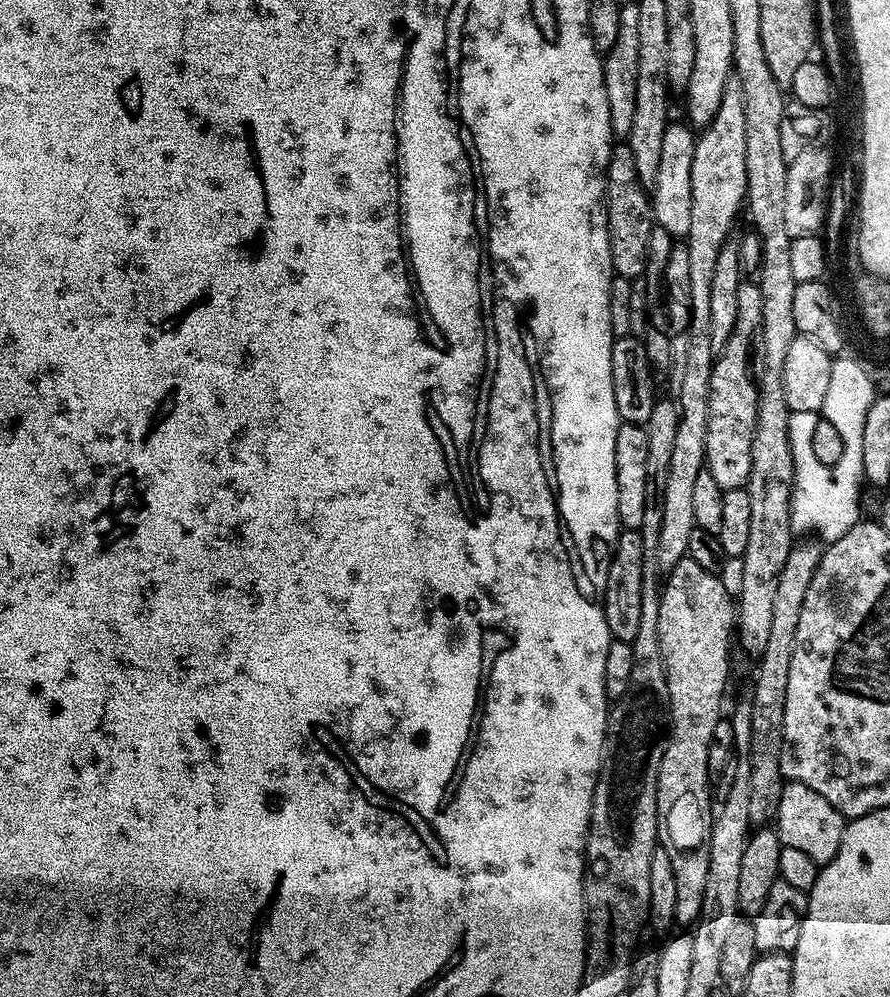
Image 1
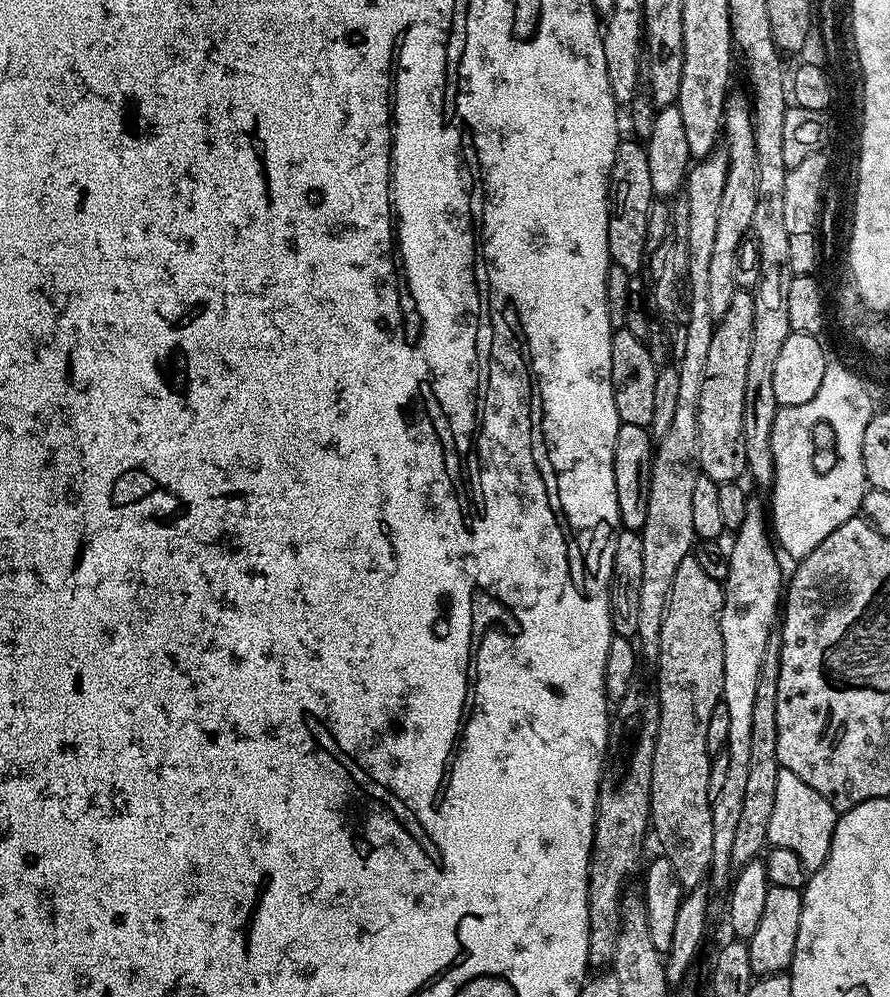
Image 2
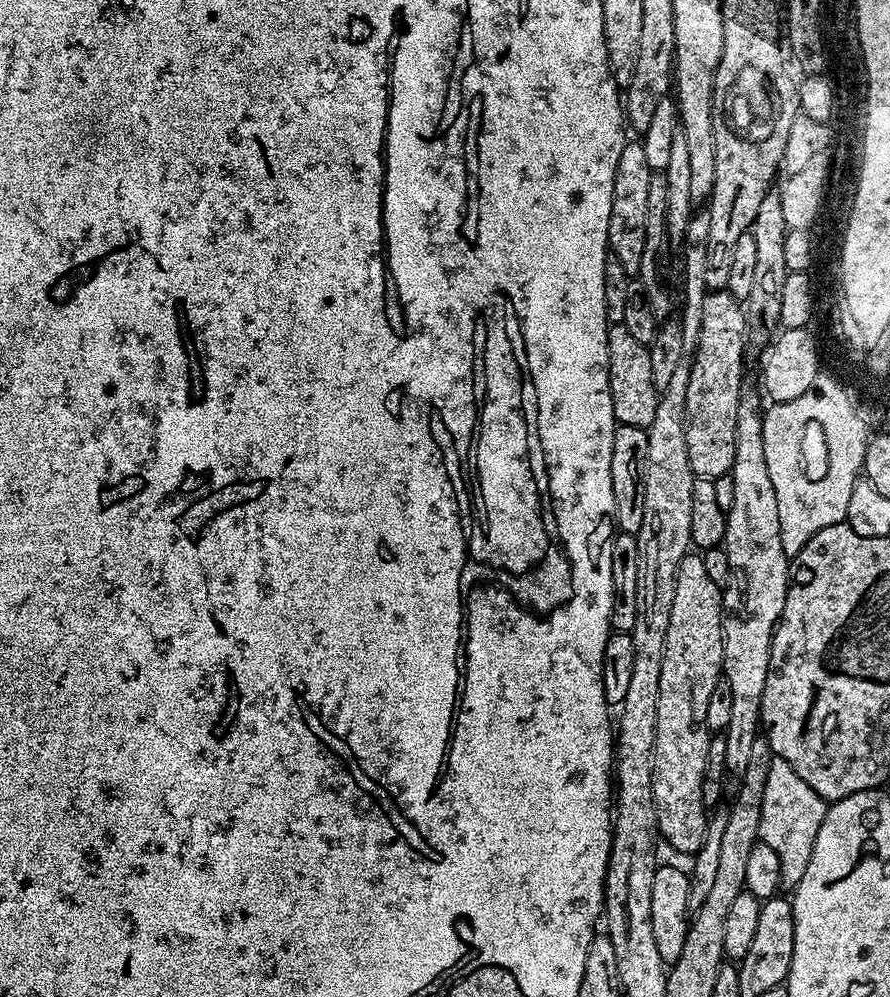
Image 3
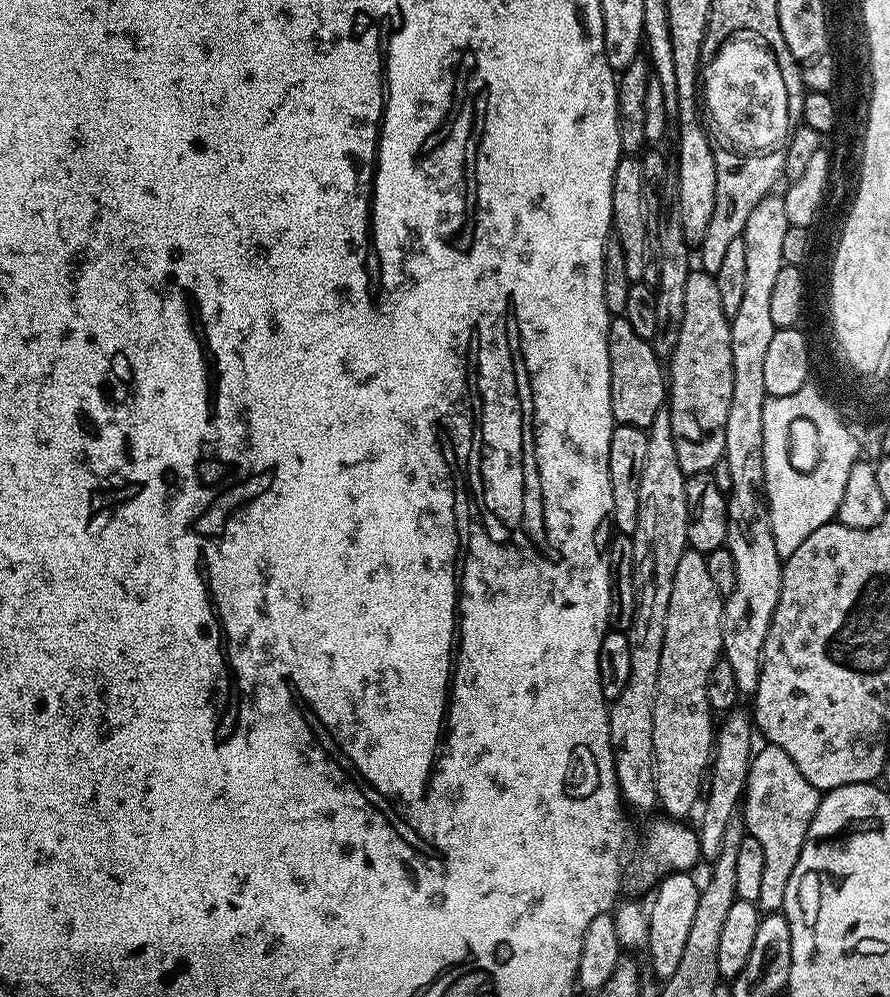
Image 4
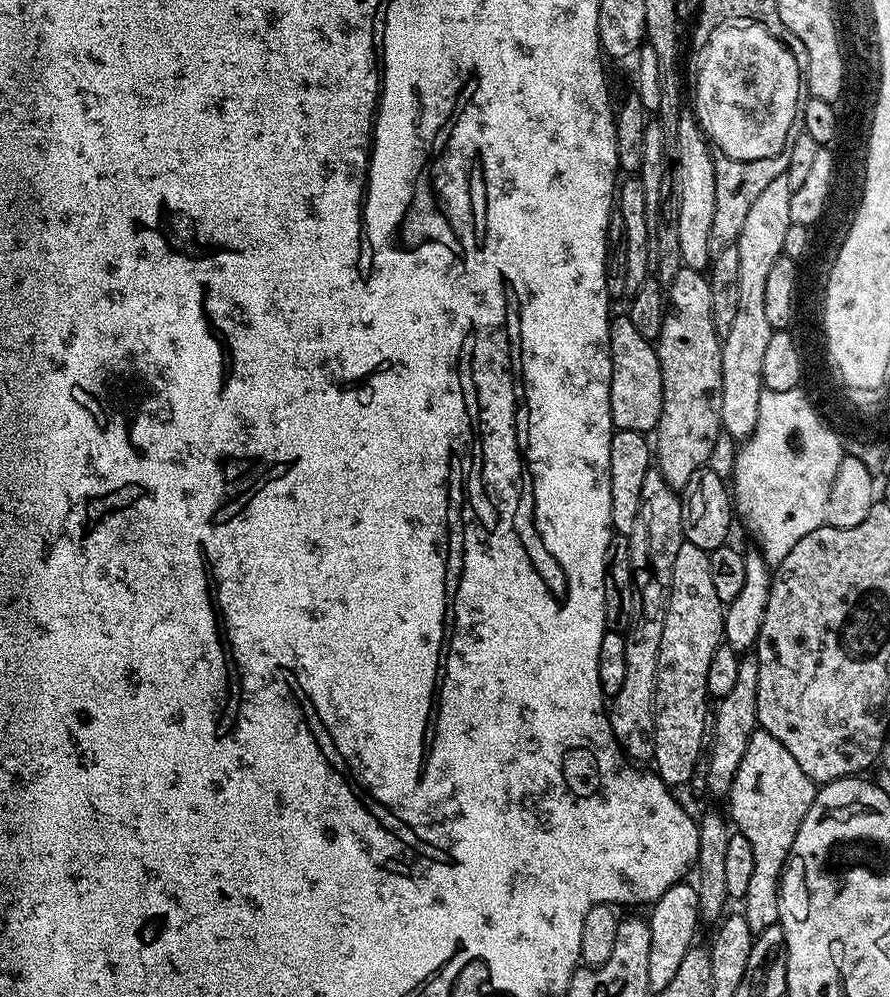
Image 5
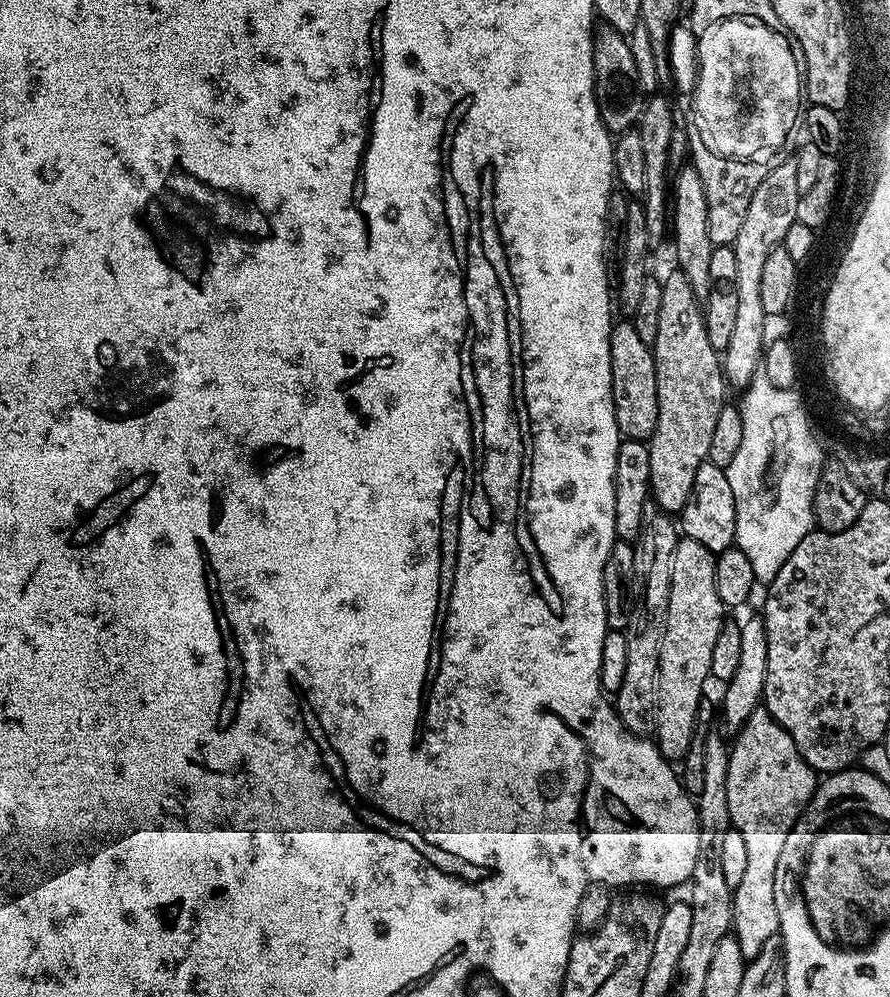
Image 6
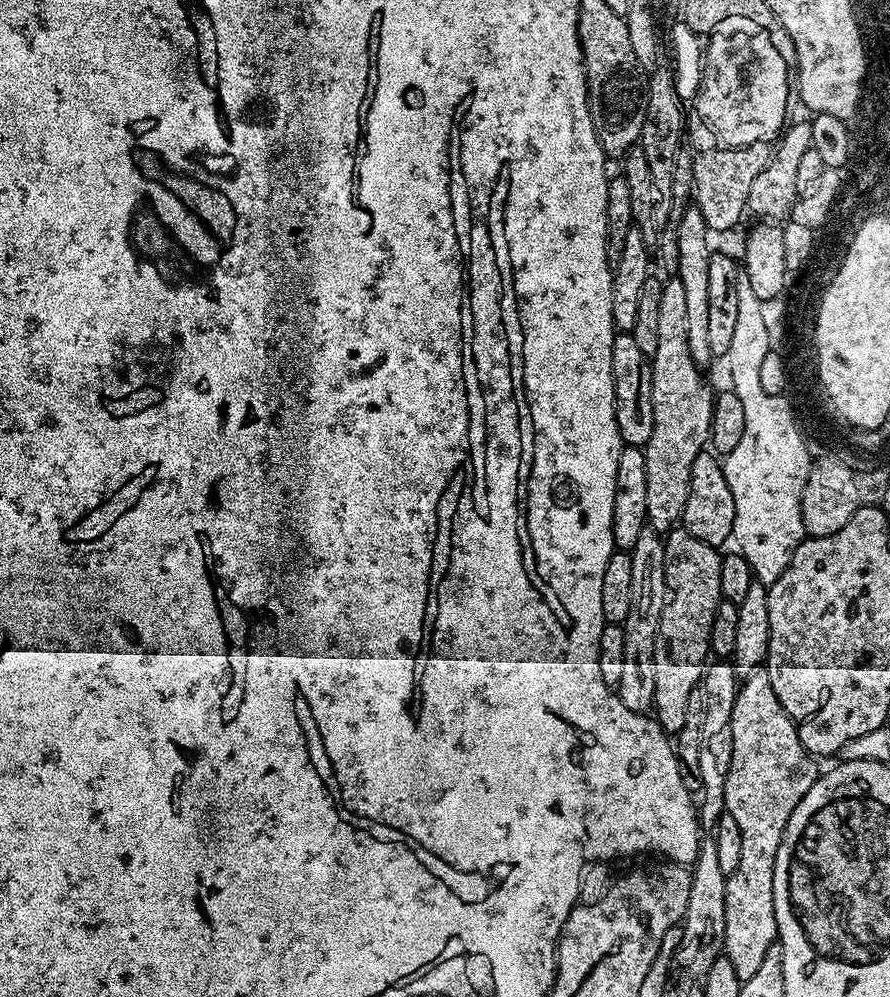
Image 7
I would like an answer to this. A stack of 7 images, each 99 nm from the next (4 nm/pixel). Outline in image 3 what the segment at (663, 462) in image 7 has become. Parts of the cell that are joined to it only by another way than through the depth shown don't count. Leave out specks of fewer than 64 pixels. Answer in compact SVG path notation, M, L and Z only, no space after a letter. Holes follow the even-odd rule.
M712 290L702 302L702 326L698 330L696 351L690 356L690 383L686 386L686 454L690 458L692 474L705 480L729 475L734 466L734 442L738 434L738 402L746 387L744 381L744 348L749 335L748 317L741 301L726 290Z

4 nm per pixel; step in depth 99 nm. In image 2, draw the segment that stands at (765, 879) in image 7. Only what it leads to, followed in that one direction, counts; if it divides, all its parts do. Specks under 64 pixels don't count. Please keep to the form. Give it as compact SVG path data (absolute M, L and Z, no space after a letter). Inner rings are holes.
M778 770L778 783L774 793L774 811L770 817L770 830L768 831L768 844L773 848L794 850L802 862L805 873L817 872L826 862L830 854L830 842L834 834L836 817L838 813L814 786L806 786L798 774L790 774L790 770Z

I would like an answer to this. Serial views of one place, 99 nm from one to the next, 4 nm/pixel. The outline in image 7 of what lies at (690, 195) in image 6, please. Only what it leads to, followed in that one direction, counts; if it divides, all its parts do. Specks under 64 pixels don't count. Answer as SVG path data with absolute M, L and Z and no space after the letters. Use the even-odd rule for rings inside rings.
M690 206L682 215L678 226L678 270L676 276L682 282L686 293L686 334L690 342L690 358L701 370L714 359L710 346L710 306L714 303L710 298L710 258L714 255L714 247L708 241L710 230L706 226L706 218L702 218L702 210Z

